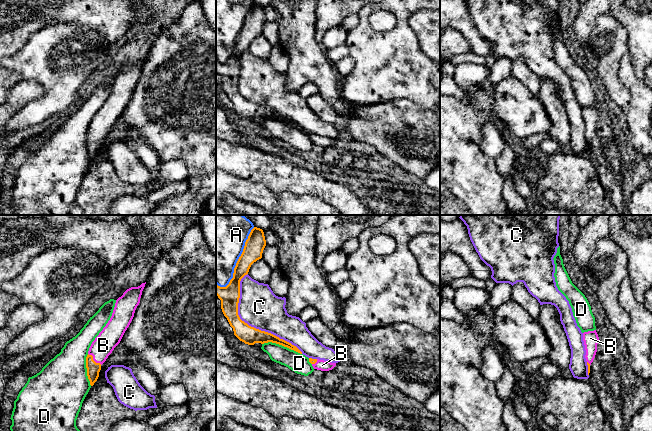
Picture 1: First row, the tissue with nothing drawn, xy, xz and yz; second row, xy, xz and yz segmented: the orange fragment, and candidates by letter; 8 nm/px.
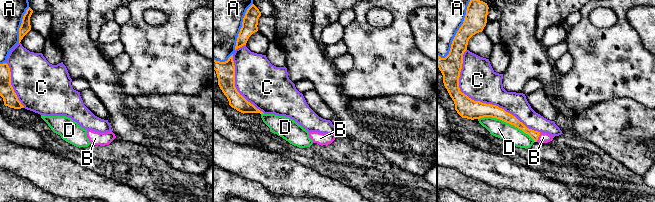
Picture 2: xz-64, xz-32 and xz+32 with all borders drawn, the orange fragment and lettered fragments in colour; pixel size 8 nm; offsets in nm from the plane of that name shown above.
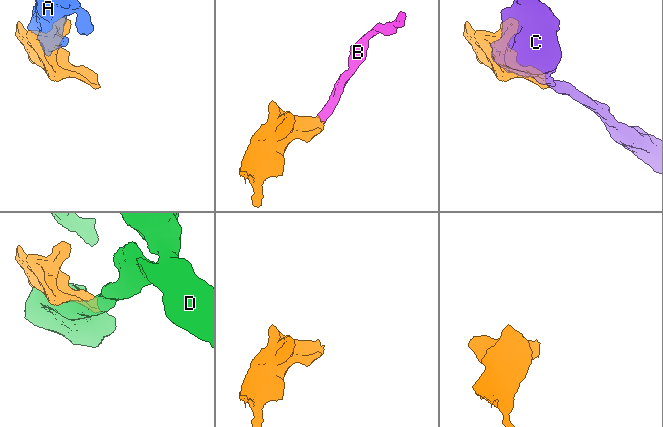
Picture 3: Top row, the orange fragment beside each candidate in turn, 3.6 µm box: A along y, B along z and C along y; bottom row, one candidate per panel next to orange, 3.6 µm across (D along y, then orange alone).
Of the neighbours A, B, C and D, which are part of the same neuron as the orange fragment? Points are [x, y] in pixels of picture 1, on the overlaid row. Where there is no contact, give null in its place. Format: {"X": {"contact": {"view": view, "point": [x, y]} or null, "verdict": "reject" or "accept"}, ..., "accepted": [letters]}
{"A": {"contact": {"view": "xz", "point": [238, 260]}, "verdict": "reject"}, "B": {"contact": {"view": "xy", "point": [93, 360]}, "verdict": "accept"}, "C": {"contact": {"view": "xz", "point": [248, 325]}, "verdict": "reject"}, "D": {"contact": {"view": "xz", "point": [282, 345]}, "verdict": "reject"}, "accepted": ["B"]}

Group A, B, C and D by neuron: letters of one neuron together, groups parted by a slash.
A / B / C / D

